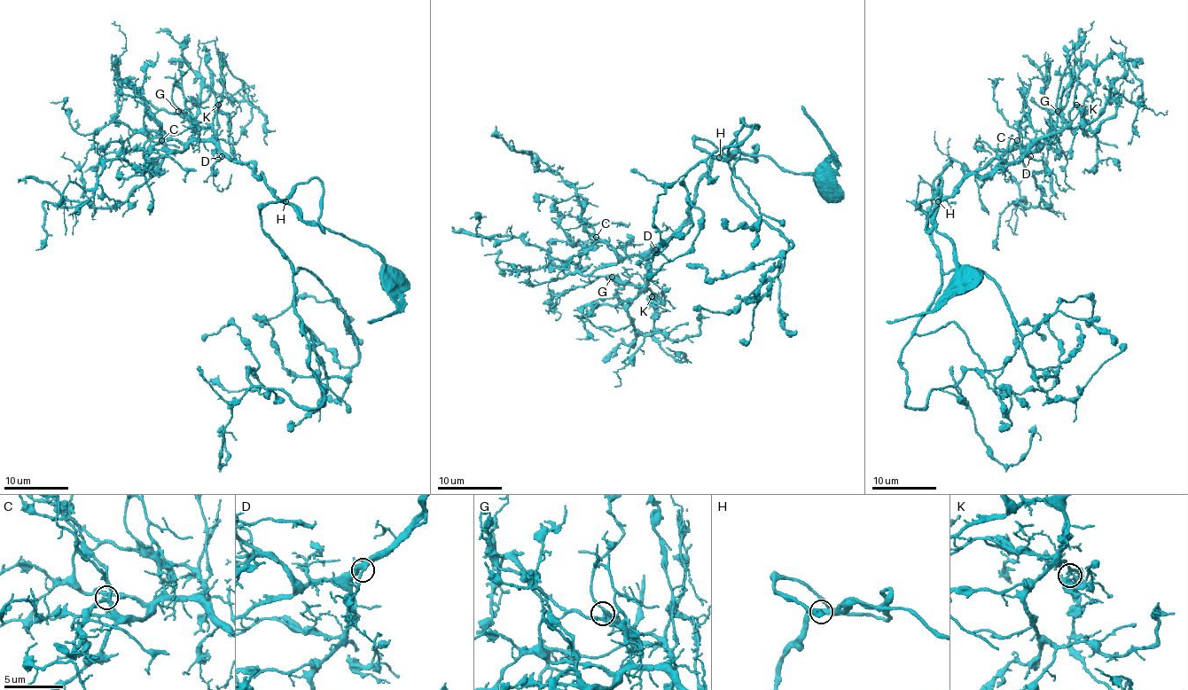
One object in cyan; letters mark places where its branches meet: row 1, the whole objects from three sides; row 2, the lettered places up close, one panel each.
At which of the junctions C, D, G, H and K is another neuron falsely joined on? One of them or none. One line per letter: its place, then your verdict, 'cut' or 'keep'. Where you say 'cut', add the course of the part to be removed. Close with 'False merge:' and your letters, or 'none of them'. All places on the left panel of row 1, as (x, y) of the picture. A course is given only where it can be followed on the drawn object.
C: at (161, 140); keep
D: at (222, 156); keep
G: at (178, 111); keep
H: at (285, 201); keep
K: at (218, 105); keep
False merge: none of them

